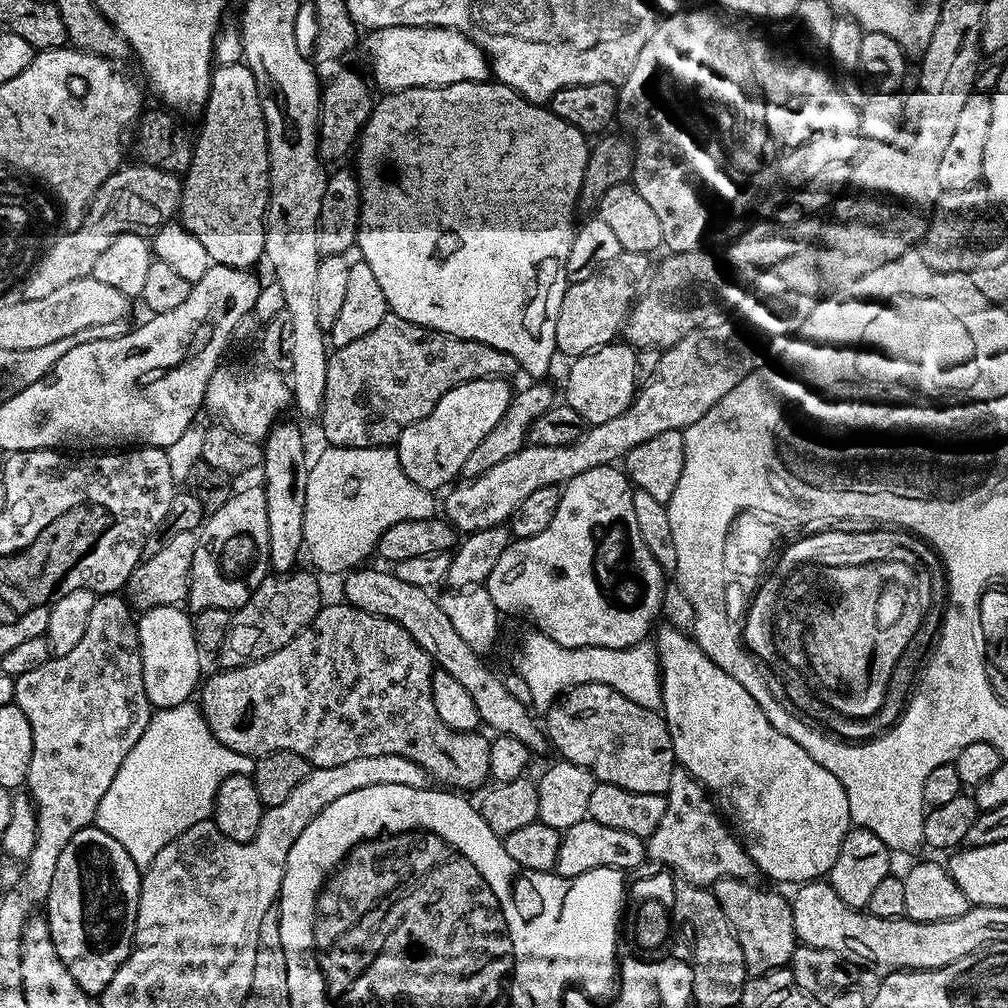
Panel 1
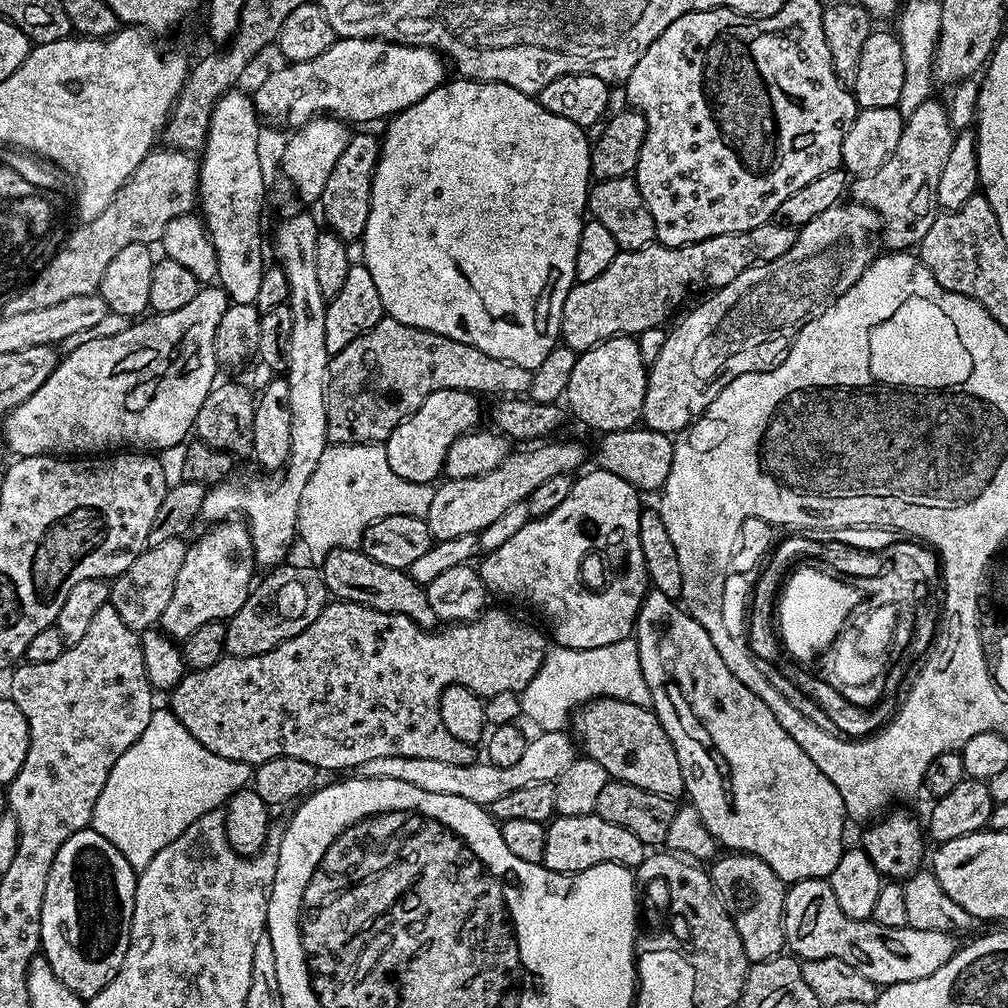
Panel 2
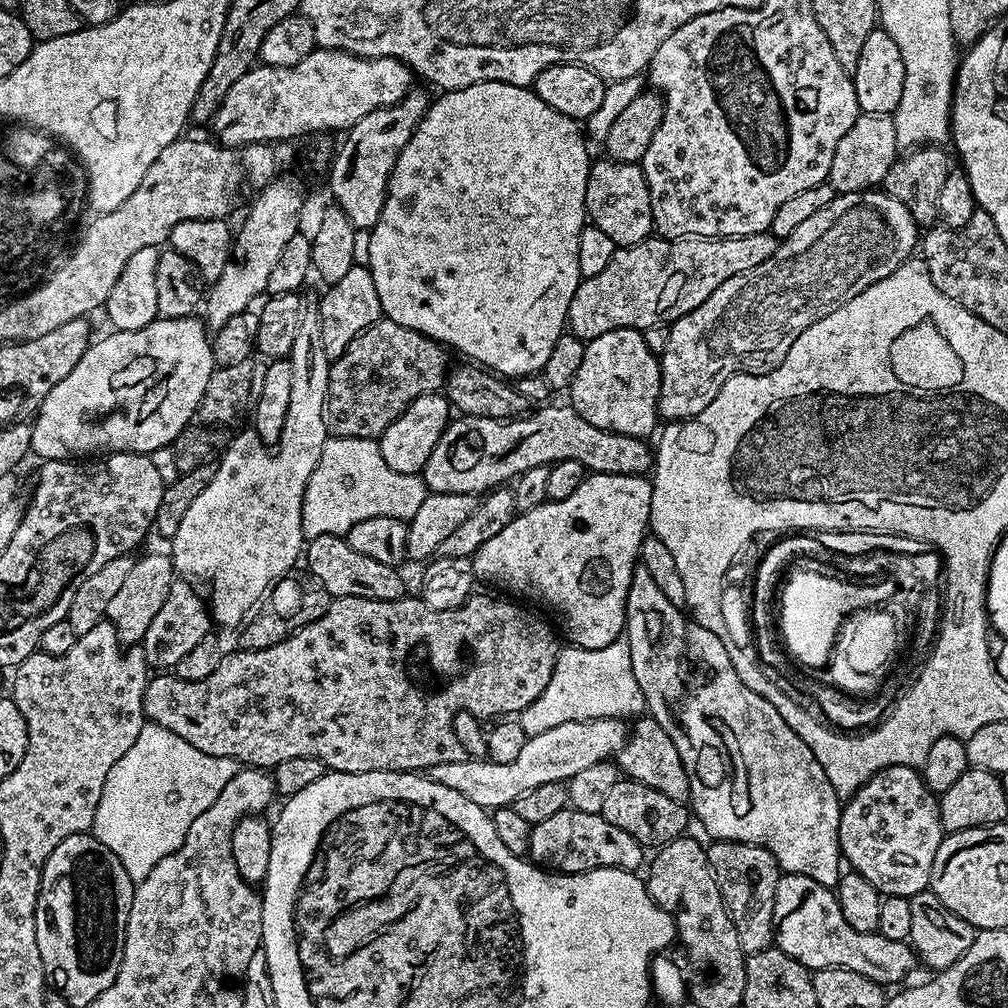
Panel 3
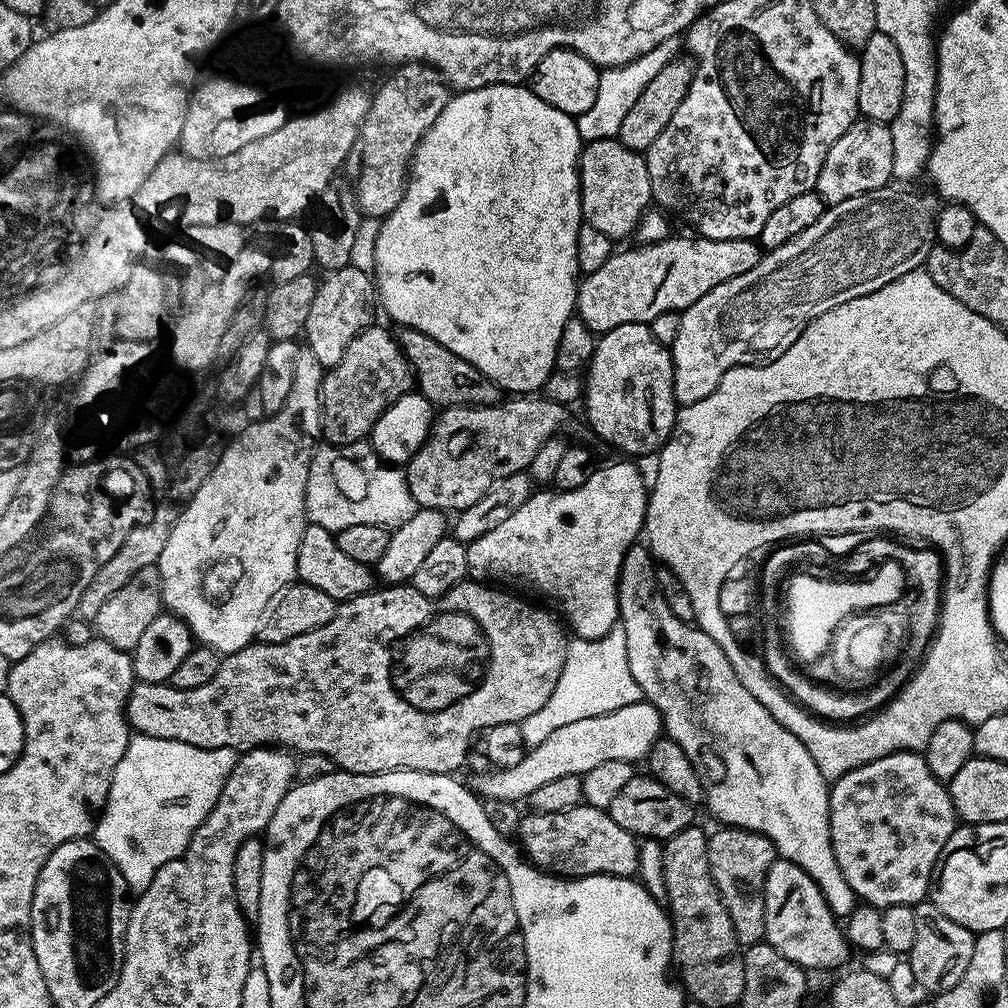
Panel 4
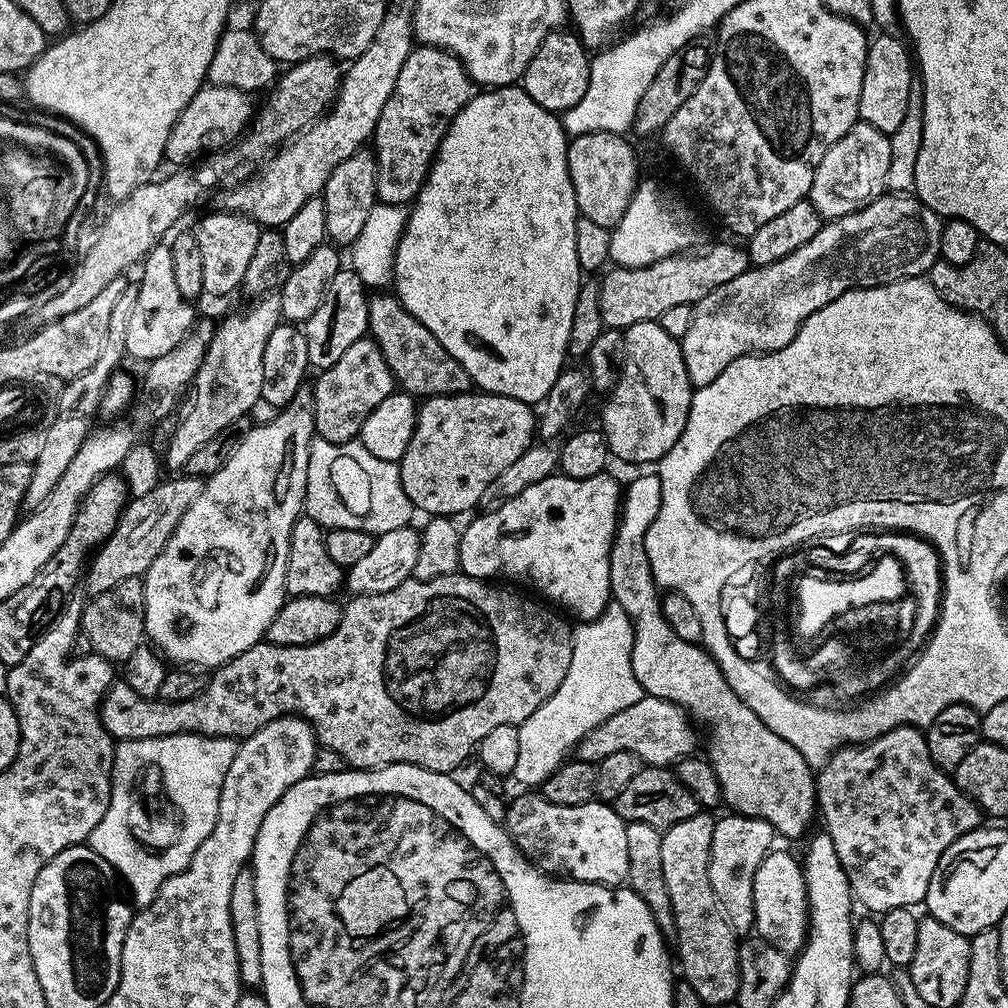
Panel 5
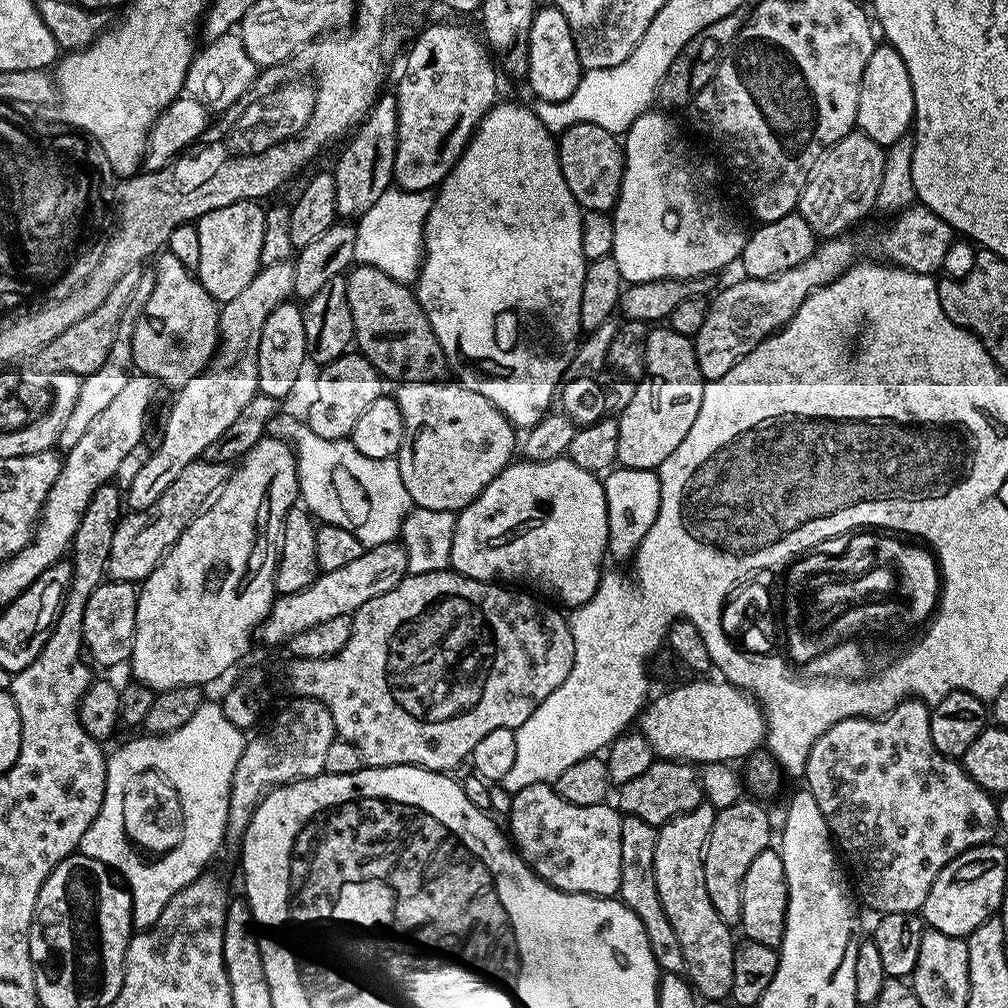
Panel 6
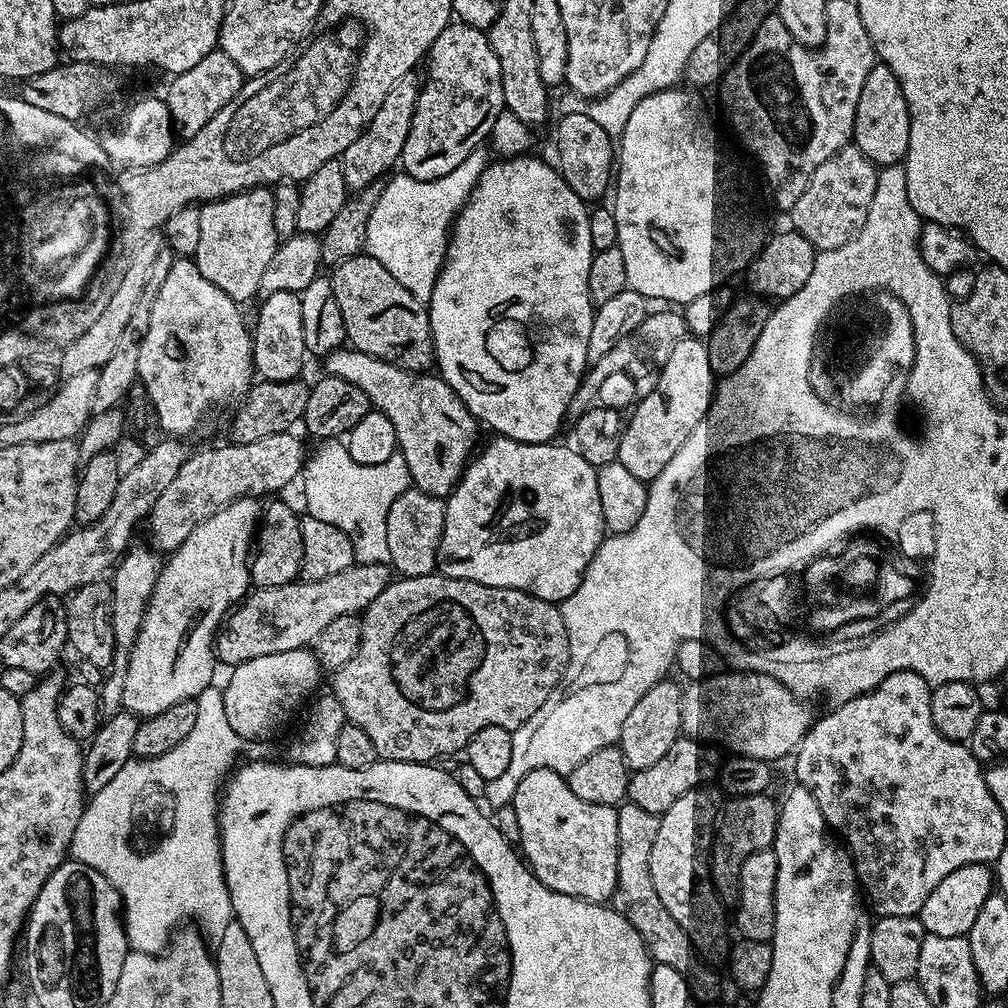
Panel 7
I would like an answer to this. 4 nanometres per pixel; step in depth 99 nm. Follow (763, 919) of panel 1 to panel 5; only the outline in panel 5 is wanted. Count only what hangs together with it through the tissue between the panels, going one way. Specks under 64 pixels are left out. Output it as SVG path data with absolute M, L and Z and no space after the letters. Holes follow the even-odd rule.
M727 814L720 816L714 826L714 838L710 838L710 886L714 886L716 901L728 919L737 937L744 938L755 929L754 922L754 874L762 866L762 858L773 851L772 839L777 839L776 829L762 818Z

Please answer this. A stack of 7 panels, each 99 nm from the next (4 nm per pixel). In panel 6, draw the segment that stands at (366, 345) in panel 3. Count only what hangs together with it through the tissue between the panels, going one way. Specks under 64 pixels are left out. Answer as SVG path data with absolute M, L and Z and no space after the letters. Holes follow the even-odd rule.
M349 350L334 362L323 365L316 376L316 397L308 408L306 422L314 434L331 440L351 437L355 424L363 412L385 391L386 384L380 372L358 350Z

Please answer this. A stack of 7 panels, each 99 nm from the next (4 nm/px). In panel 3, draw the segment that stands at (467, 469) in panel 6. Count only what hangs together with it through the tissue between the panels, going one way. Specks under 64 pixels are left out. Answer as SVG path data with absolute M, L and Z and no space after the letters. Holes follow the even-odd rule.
M552 406L537 407L515 420L457 415L438 438L438 446L430 450L430 458L426 458L422 475L429 492L476 496L515 481L531 467L558 460L582 462L589 473L642 476L653 471L654 452L650 444L648 448L647 439L598 430L571 406L548 407Z

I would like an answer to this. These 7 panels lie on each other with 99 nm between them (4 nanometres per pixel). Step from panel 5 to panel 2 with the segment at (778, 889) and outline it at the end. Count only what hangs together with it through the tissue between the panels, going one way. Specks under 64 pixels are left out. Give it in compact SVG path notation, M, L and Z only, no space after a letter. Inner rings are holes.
M827 879L799 880L791 885L784 894L784 942L787 951L801 961L814 958L842 958L842 962L850 962L854 970L862 970L870 982L877 986L887 986L898 982L914 982L918 978L930 978L934 970L946 966L955 954L958 941L950 932L942 930L918 930L917 928L891 928L878 926L873 920L855 920L842 914L842 906L838 906L838 898L834 898L834 890Z

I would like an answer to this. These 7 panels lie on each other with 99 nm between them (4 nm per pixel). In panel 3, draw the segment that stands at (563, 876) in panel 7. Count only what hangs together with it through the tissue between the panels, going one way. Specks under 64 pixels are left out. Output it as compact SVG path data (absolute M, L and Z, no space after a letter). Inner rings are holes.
M571 806L533 824L528 847L531 863L557 874L589 872L595 868L621 868L627 872L636 872L639 864L645 863L644 855L644 845L630 838L626 830L618 830L618 826L606 822L606 818L600 814L586 814Z

